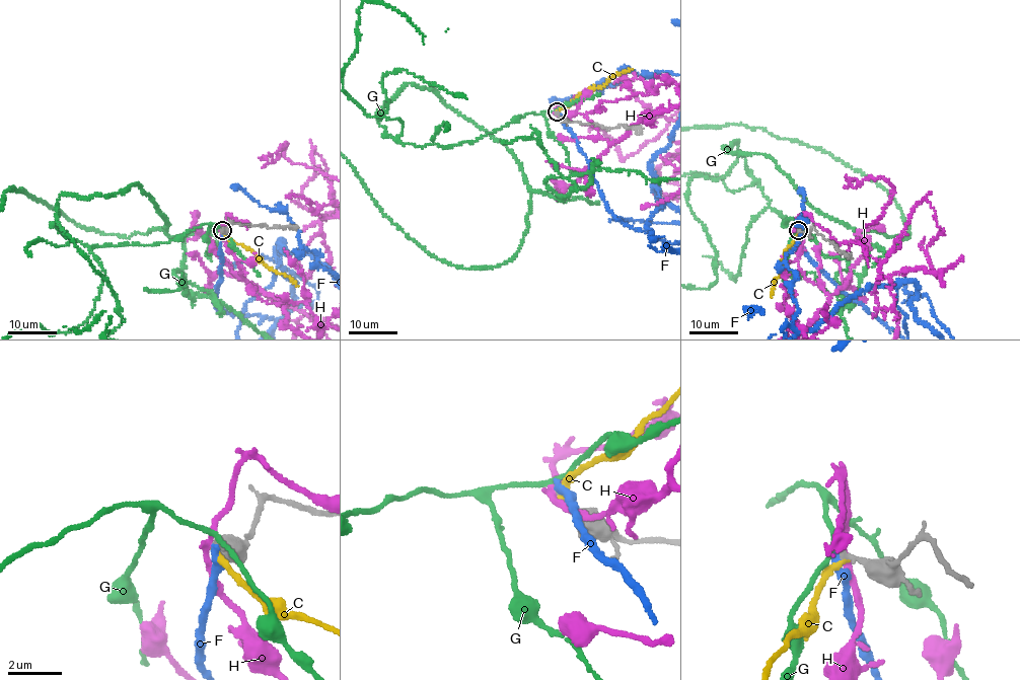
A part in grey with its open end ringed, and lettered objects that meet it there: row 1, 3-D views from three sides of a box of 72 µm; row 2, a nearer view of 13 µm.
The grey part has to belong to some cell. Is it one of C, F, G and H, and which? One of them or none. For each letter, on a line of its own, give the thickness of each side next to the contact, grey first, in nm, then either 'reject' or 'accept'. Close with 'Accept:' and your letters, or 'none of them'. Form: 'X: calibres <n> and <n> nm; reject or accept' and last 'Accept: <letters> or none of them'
C: calibres 240 and 200 nm; reject
F: calibres 200 and 300 nm; reject
G: calibres 180 and 180 nm; reject
H: calibres 200 and 220 nm; reject
Accept: none of them

